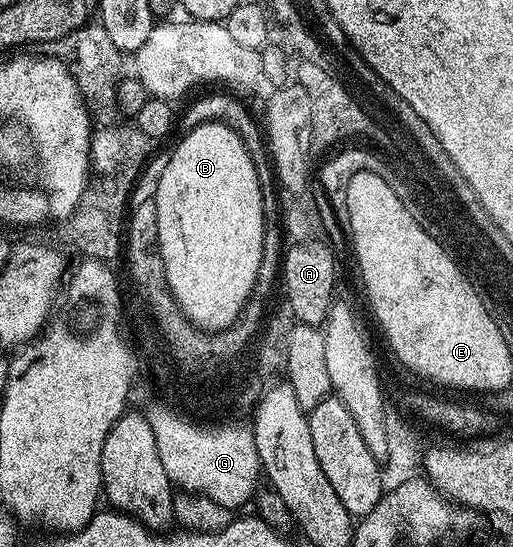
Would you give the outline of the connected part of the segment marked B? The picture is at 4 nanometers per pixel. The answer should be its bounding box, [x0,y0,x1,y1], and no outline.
[154,120,264,332]

